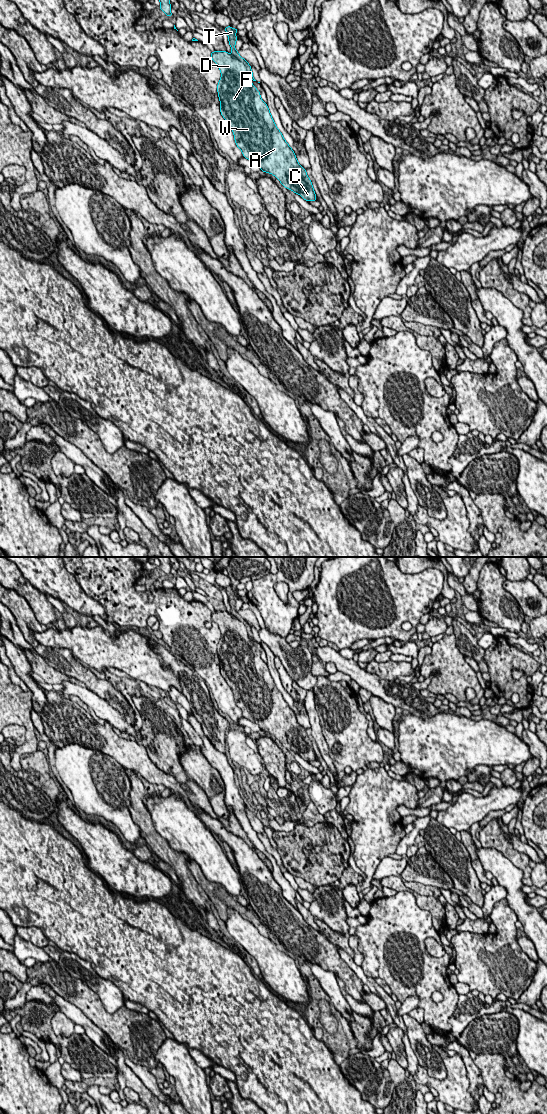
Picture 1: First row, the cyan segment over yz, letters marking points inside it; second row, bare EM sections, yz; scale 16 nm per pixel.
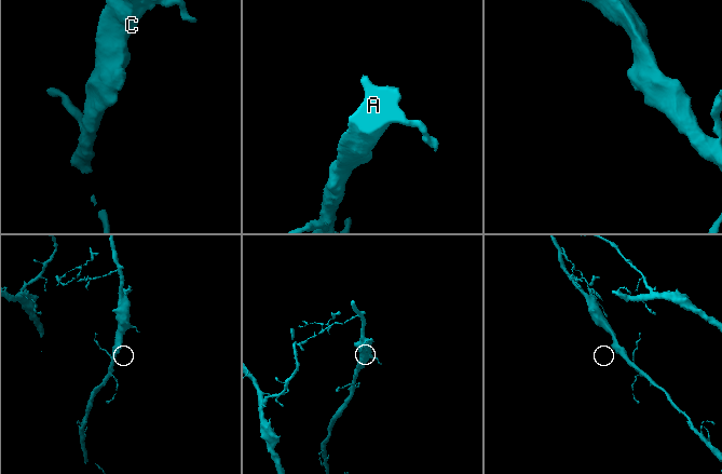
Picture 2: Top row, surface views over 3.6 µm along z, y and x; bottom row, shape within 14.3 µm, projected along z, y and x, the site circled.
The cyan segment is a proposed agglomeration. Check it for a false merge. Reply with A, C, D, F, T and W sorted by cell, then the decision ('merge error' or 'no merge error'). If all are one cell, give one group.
A C D F T W | no merge error

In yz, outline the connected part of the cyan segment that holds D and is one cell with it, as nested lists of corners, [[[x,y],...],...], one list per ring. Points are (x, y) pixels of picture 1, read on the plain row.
[[[228,586],[224,590],[232,613],[215,610],[211,612],[211,618],[221,632],[217,645],[221,675],[233,691],[237,707],[242,711],[243,717],[256,723],[262,732],[274,735],[285,748],[299,754],[306,761],[316,761],[315,751],[306,730],[298,723],[294,711],[276,687],[267,664],[261,659],[260,652],[250,641],[256,641],[251,626],[235,609],[235,593],[238,593],[238,589]]]

